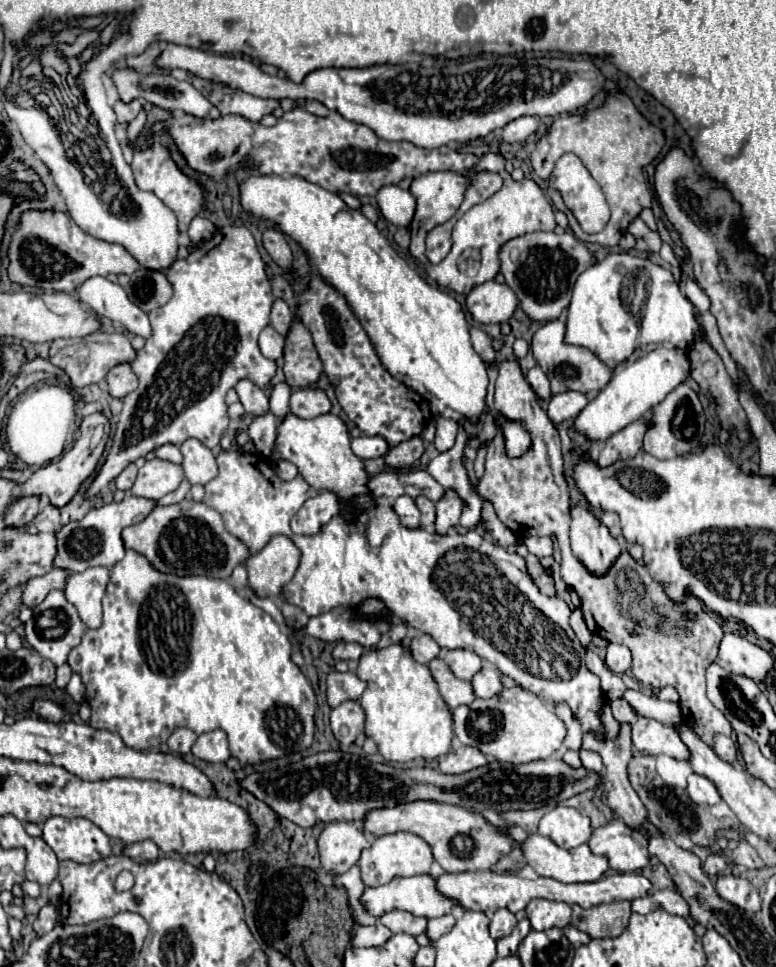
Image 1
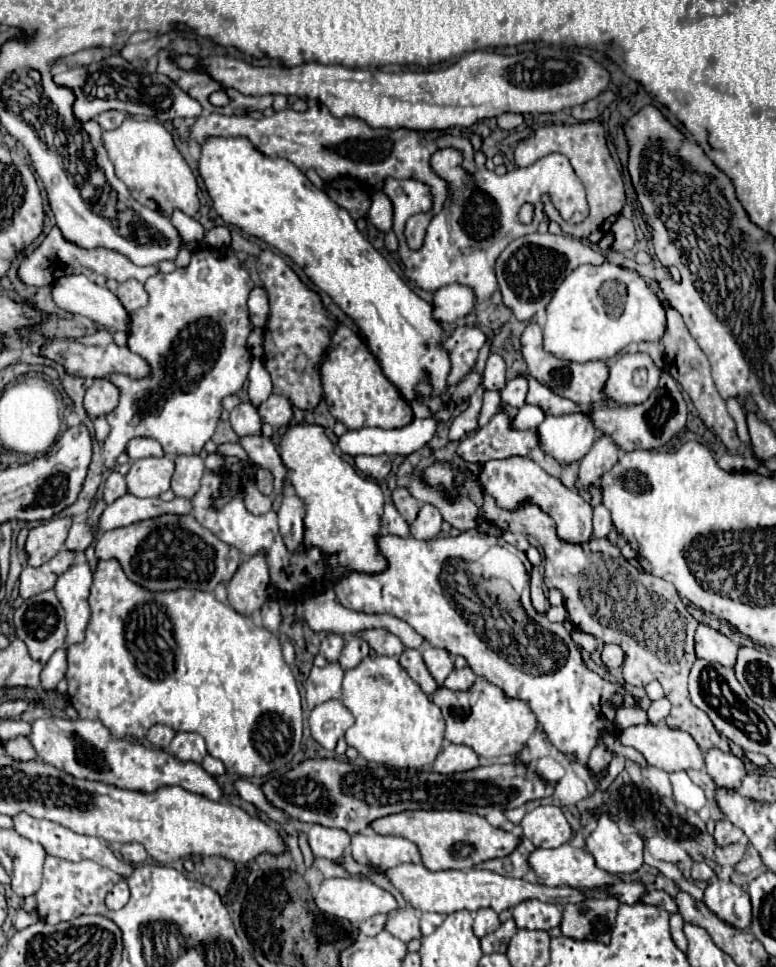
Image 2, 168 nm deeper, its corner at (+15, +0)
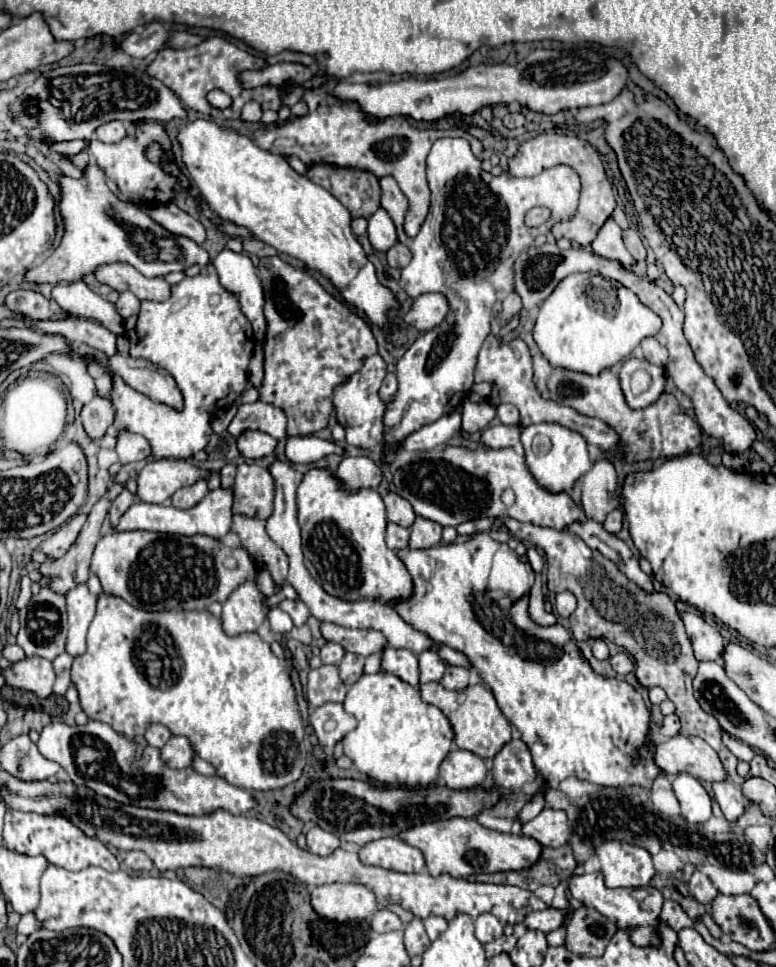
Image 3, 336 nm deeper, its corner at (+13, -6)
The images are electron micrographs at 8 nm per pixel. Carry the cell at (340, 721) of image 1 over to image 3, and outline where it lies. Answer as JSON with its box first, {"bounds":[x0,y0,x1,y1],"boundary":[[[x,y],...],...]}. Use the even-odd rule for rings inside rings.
{"bounds":[311,702,357,752],"boundary":[[[327,702],[311,712],[311,726],[313,726],[321,746],[327,752],[333,752],[333,746],[347,732],[351,732],[357,726],[357,722],[355,722],[355,716],[351,716],[343,710],[343,704]]]}

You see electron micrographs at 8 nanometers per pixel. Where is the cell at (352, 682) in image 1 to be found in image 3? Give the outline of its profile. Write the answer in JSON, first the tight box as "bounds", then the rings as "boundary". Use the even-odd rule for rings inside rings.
{"bounds":[307,666,347,708],"boundary":[[[321,666],[317,670],[309,670],[307,682],[307,702],[311,708],[323,706],[327,702],[343,702],[347,688],[339,678],[337,666]]]}

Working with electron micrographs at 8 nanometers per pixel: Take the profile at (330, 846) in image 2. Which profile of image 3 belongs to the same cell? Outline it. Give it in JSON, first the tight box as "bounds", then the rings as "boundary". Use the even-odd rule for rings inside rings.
{"bounds":[307,826,341,856],"boundary":[[[313,826],[309,832],[307,832],[307,848],[313,852],[313,854],[319,854],[319,856],[327,856],[331,854],[335,848],[339,848],[341,842],[335,834],[319,828],[319,826]]]}

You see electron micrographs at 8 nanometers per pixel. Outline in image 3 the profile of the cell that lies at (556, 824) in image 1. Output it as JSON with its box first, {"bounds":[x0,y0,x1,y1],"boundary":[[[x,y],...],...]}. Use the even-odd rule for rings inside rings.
{"bounds":[523,808,569,848],"boundary":[[[543,808],[539,816],[523,824],[523,834],[529,838],[535,838],[543,846],[561,848],[569,840],[567,814],[563,810]]]}

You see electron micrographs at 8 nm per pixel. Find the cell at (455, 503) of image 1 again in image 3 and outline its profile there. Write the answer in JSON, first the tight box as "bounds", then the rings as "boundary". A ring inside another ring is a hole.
{"bounds":[409,516,441,548],"boundary":[[[421,516],[415,518],[415,524],[411,526],[411,540],[409,548],[431,548],[441,542],[441,526],[437,522],[425,520]]]}

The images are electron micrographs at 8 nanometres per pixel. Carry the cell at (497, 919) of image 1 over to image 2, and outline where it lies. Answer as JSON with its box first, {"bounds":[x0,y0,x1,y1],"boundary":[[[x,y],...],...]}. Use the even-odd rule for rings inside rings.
{"bounds":[473,908,501,938],"boundary":[[[483,908],[483,910],[479,910],[479,912],[475,914],[473,930],[475,930],[475,936],[477,936],[477,938],[483,938],[483,936],[495,932],[499,926],[501,926],[499,916],[497,916],[491,908]]]}

